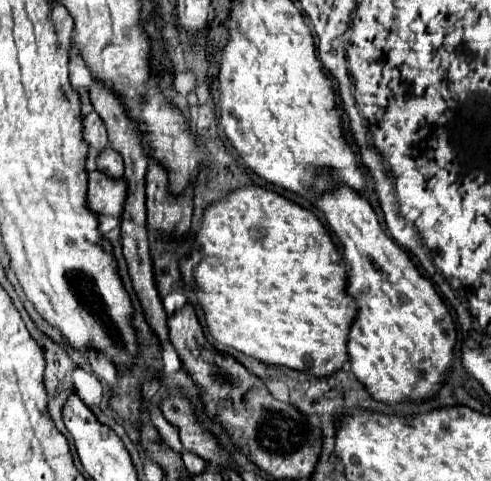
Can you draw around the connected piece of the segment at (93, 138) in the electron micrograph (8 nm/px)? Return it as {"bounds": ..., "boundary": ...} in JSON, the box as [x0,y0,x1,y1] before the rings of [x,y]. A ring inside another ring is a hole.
{"bounds":[85,112,107,152],"boundary":[[[91,112],[85,116],[85,138],[87,138],[87,144],[91,148],[97,148],[99,152],[107,146],[107,130],[97,112]]]}

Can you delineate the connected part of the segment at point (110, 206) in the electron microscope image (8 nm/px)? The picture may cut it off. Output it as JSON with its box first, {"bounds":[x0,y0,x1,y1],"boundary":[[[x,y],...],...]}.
{"bounds":[87,170,127,216],"boundary":[[[101,170],[89,172],[89,190],[87,190],[87,202],[91,210],[97,214],[111,214],[121,216],[123,206],[127,200],[127,182],[125,178],[109,178]]]}

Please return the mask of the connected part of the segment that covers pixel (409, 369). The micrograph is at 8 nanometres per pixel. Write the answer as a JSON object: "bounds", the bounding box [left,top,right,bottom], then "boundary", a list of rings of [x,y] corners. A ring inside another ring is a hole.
{"bounds":[313,184,455,404],"boundary":[[[337,184],[335,190],[321,192],[313,204],[325,214],[327,224],[341,240],[345,264],[349,266],[347,296],[351,296],[357,304],[357,314],[349,328],[347,340],[351,372],[367,386],[369,394],[375,396],[375,400],[389,404],[401,400],[421,400],[435,394],[445,374],[451,370],[451,352],[455,344],[453,318],[441,296],[435,292],[435,286],[421,276],[407,252],[383,232],[371,204],[359,192]]]}

